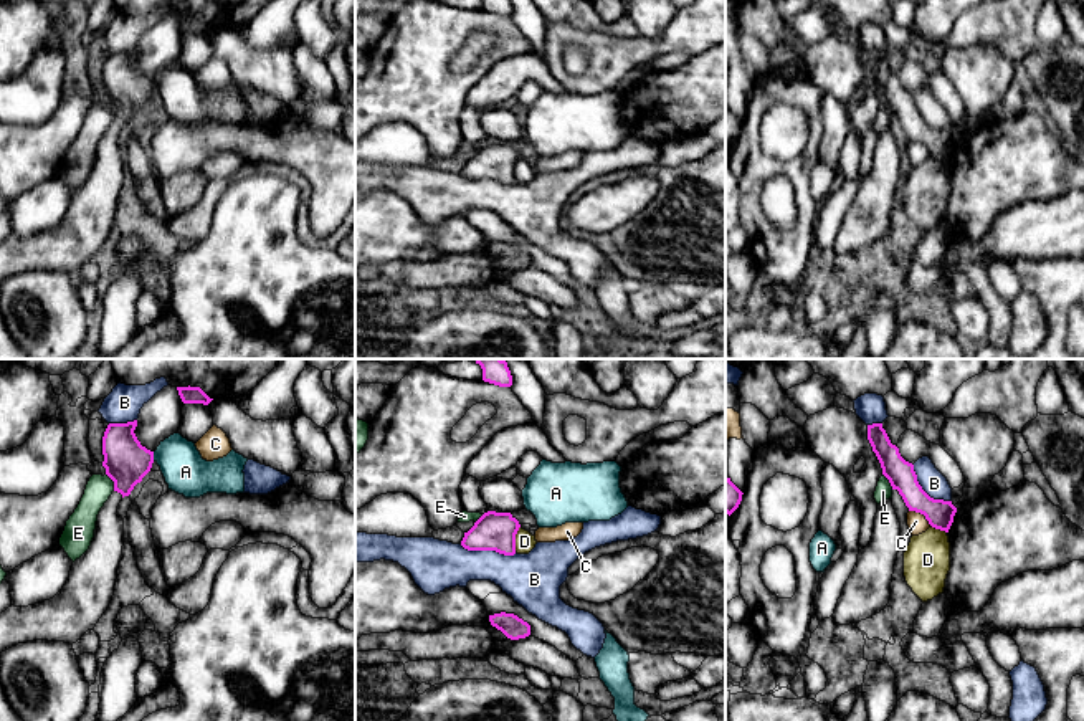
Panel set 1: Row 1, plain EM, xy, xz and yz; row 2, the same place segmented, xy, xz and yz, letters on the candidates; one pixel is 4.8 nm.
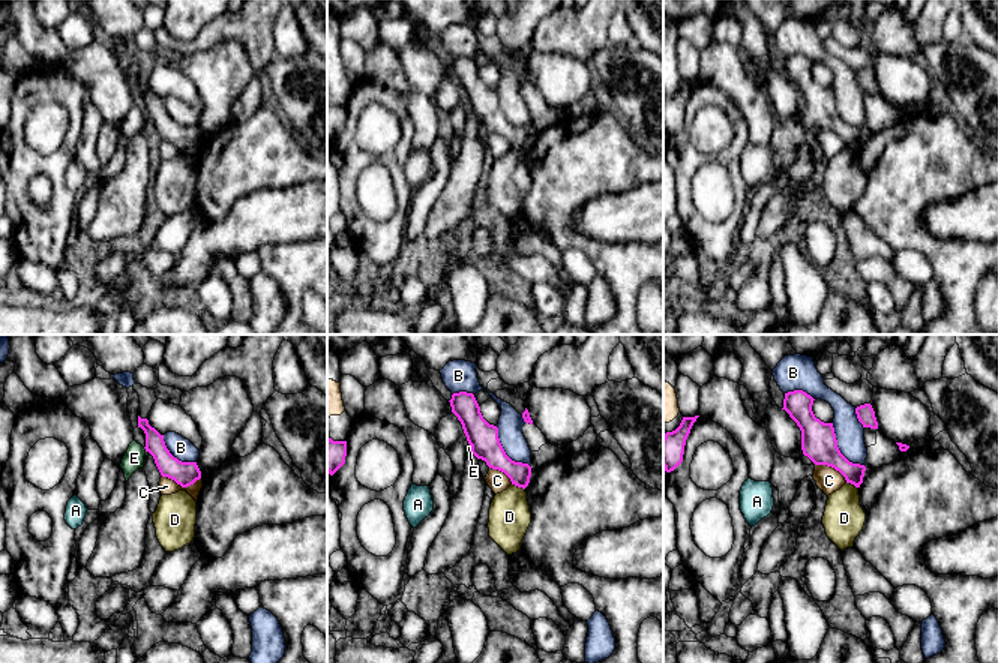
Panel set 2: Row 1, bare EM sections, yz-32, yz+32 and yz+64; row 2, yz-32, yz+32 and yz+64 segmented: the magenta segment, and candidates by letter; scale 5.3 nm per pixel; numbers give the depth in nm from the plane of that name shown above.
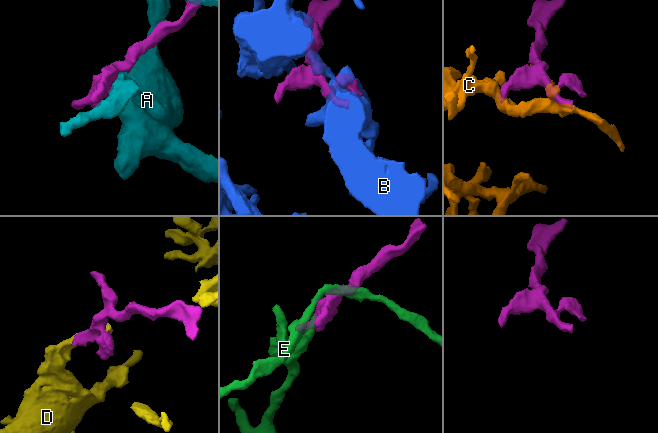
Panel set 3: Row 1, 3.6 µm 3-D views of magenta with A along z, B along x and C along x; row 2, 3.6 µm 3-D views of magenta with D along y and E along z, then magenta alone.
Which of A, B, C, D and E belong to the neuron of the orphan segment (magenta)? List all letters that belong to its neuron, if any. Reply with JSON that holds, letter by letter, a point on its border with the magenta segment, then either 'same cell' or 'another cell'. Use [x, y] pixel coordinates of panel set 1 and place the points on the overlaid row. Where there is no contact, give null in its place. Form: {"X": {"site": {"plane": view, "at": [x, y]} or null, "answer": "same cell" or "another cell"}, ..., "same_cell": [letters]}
{"A": {"site": {"plane": "xy", "at": [152, 457]}, "answer": "another cell"}, "B": {"site": {"plane": "xz", "at": [488, 549]}, "answer": "another cell"}, "C": {"site": {"plane": "yz", "at": [921, 513]}, "answer": "another cell"}, "D": {"site": {"plane": "xz", "at": [514, 539]}, "answer": "another cell"}, "E": {"site": {"plane": "xy", "at": [113, 480]}, "answer": "another cell"}, "same_cell": []}

